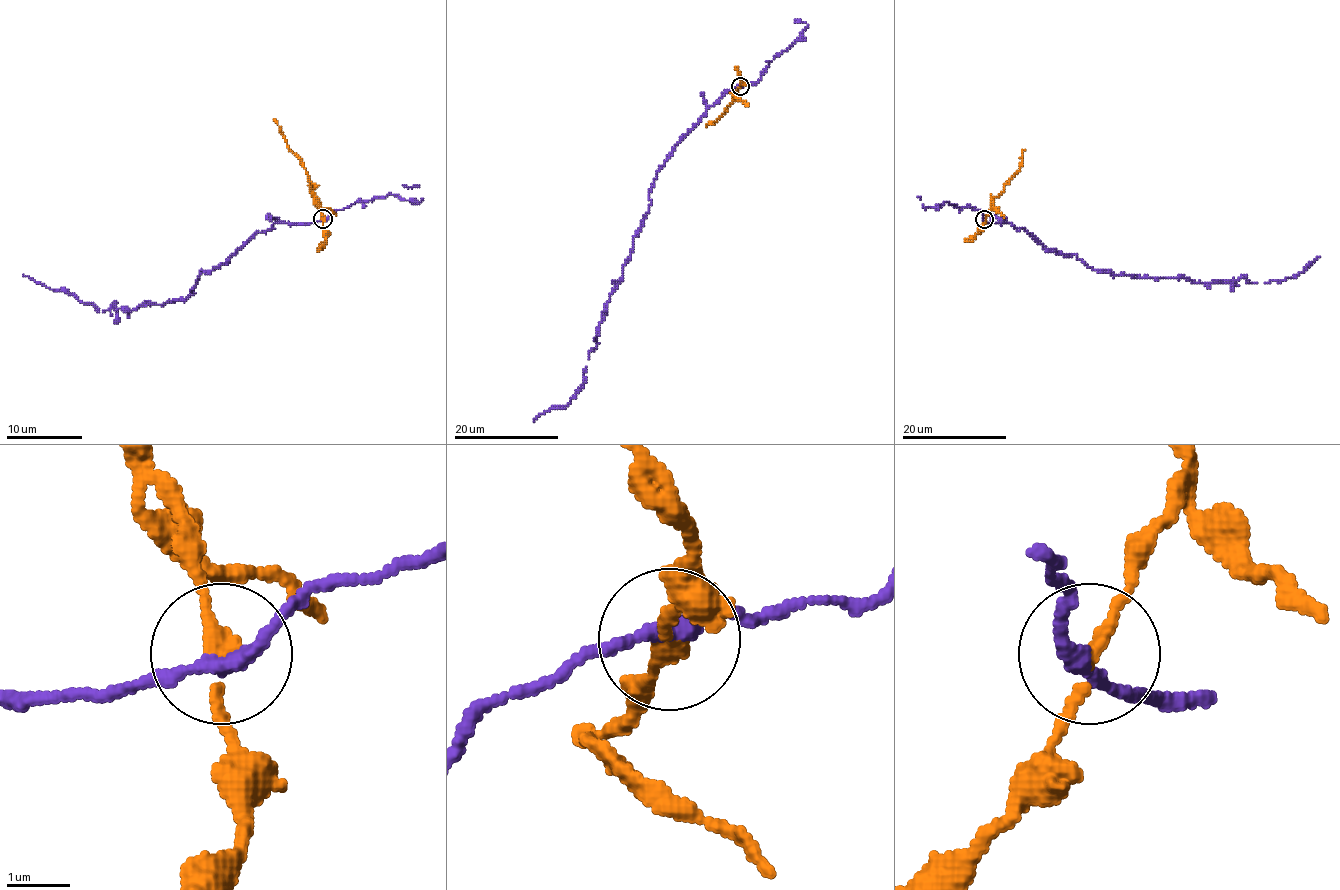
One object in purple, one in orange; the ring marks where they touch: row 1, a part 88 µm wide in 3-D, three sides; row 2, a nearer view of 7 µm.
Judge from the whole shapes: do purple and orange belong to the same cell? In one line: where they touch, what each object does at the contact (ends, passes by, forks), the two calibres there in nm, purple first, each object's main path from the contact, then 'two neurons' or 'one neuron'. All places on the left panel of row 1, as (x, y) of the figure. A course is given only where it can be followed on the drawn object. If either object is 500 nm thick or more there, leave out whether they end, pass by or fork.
at (323, 219); purple passes by; orange passes by; 240 nm thick on the purple side, 200 nm on the other; purple runs (323, 219), (275, 223), (201, 270), (186, 301), (148, 301), (129, 312), (114, 302), (99, 312), (23, 274); orange runs (323, 219), (304, 162), (288, 147), (273, 119); two neurons

